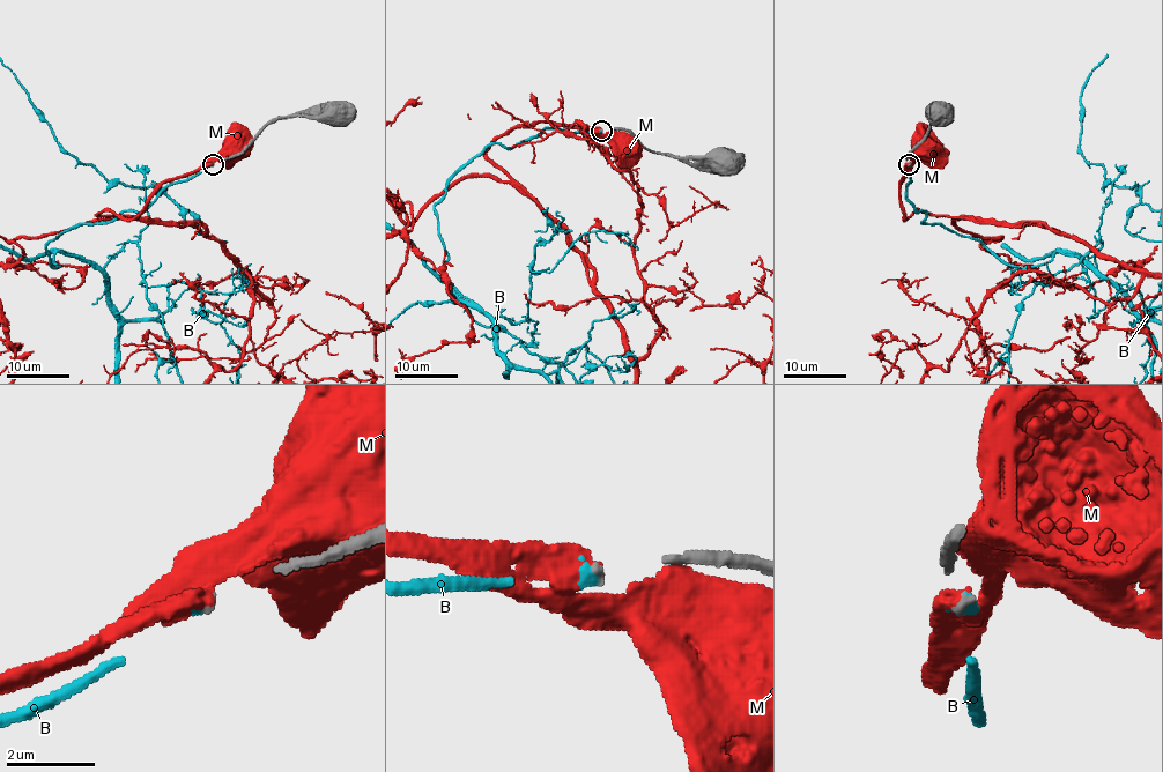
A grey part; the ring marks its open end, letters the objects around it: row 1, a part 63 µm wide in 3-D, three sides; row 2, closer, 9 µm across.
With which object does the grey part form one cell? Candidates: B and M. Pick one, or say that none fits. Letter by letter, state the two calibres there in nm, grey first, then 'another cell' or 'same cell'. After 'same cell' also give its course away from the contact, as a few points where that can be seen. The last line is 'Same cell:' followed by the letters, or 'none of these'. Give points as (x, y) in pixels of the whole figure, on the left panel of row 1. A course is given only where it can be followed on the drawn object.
B: 120 nm thick on the grey side, 240 nm on the other; same cell
M: 120 nm thick on the grey side, 550 nm on the other; another cell
Same cell: B

